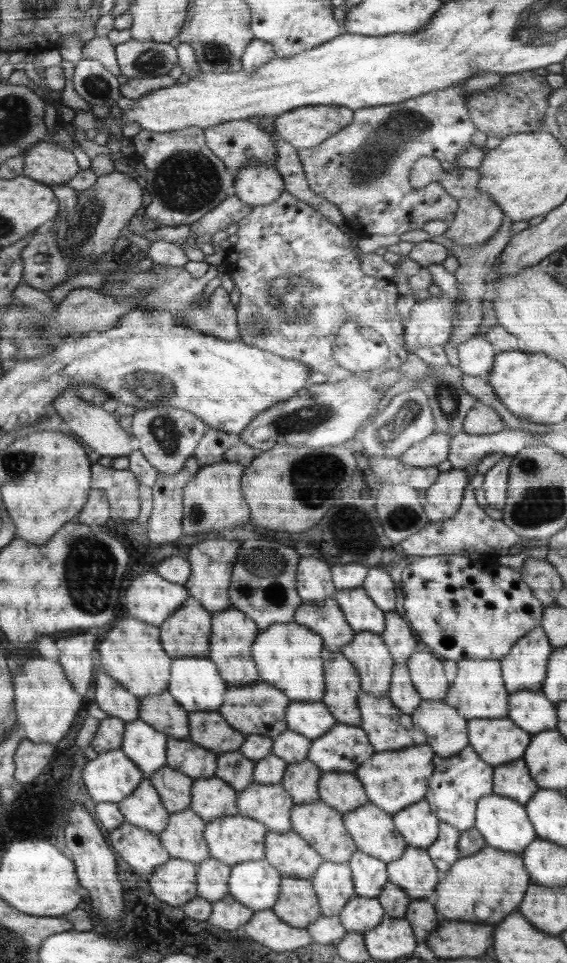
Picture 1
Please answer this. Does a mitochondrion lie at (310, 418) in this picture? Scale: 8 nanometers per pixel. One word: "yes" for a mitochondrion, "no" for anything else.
yes

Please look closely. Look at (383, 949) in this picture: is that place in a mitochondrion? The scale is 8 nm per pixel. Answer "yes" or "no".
no

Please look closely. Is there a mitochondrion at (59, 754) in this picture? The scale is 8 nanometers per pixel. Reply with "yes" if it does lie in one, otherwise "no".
no

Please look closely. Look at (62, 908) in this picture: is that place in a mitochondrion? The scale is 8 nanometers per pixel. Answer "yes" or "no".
no

